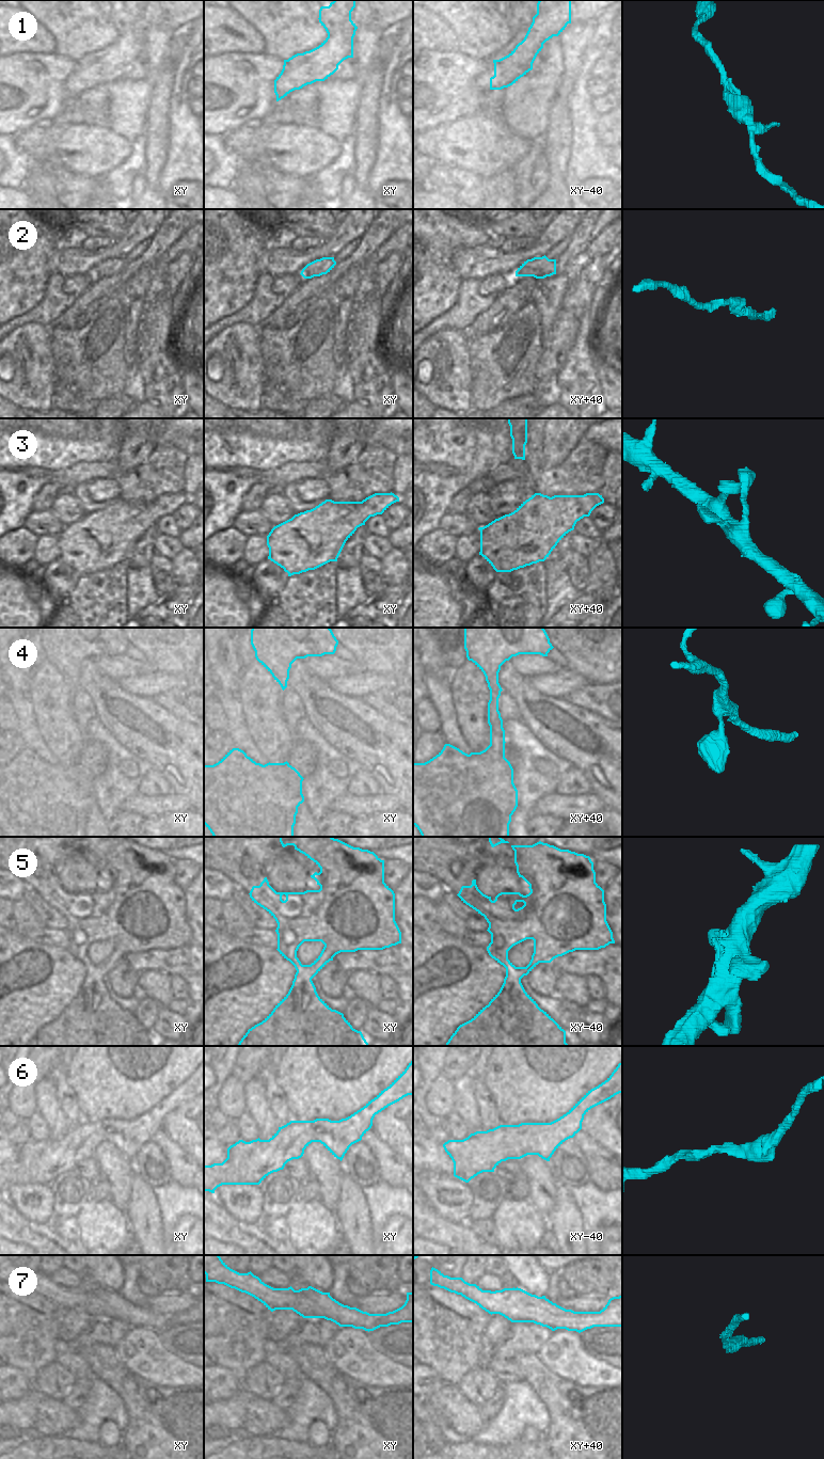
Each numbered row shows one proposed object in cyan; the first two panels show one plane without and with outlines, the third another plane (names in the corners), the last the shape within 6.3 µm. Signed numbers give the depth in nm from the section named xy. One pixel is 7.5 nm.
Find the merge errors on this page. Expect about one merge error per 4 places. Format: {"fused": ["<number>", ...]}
{"fused": []}

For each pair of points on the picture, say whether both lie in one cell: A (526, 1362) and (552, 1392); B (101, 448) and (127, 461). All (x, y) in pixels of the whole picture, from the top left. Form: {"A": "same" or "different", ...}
{"A": "same", "B": "different"}

